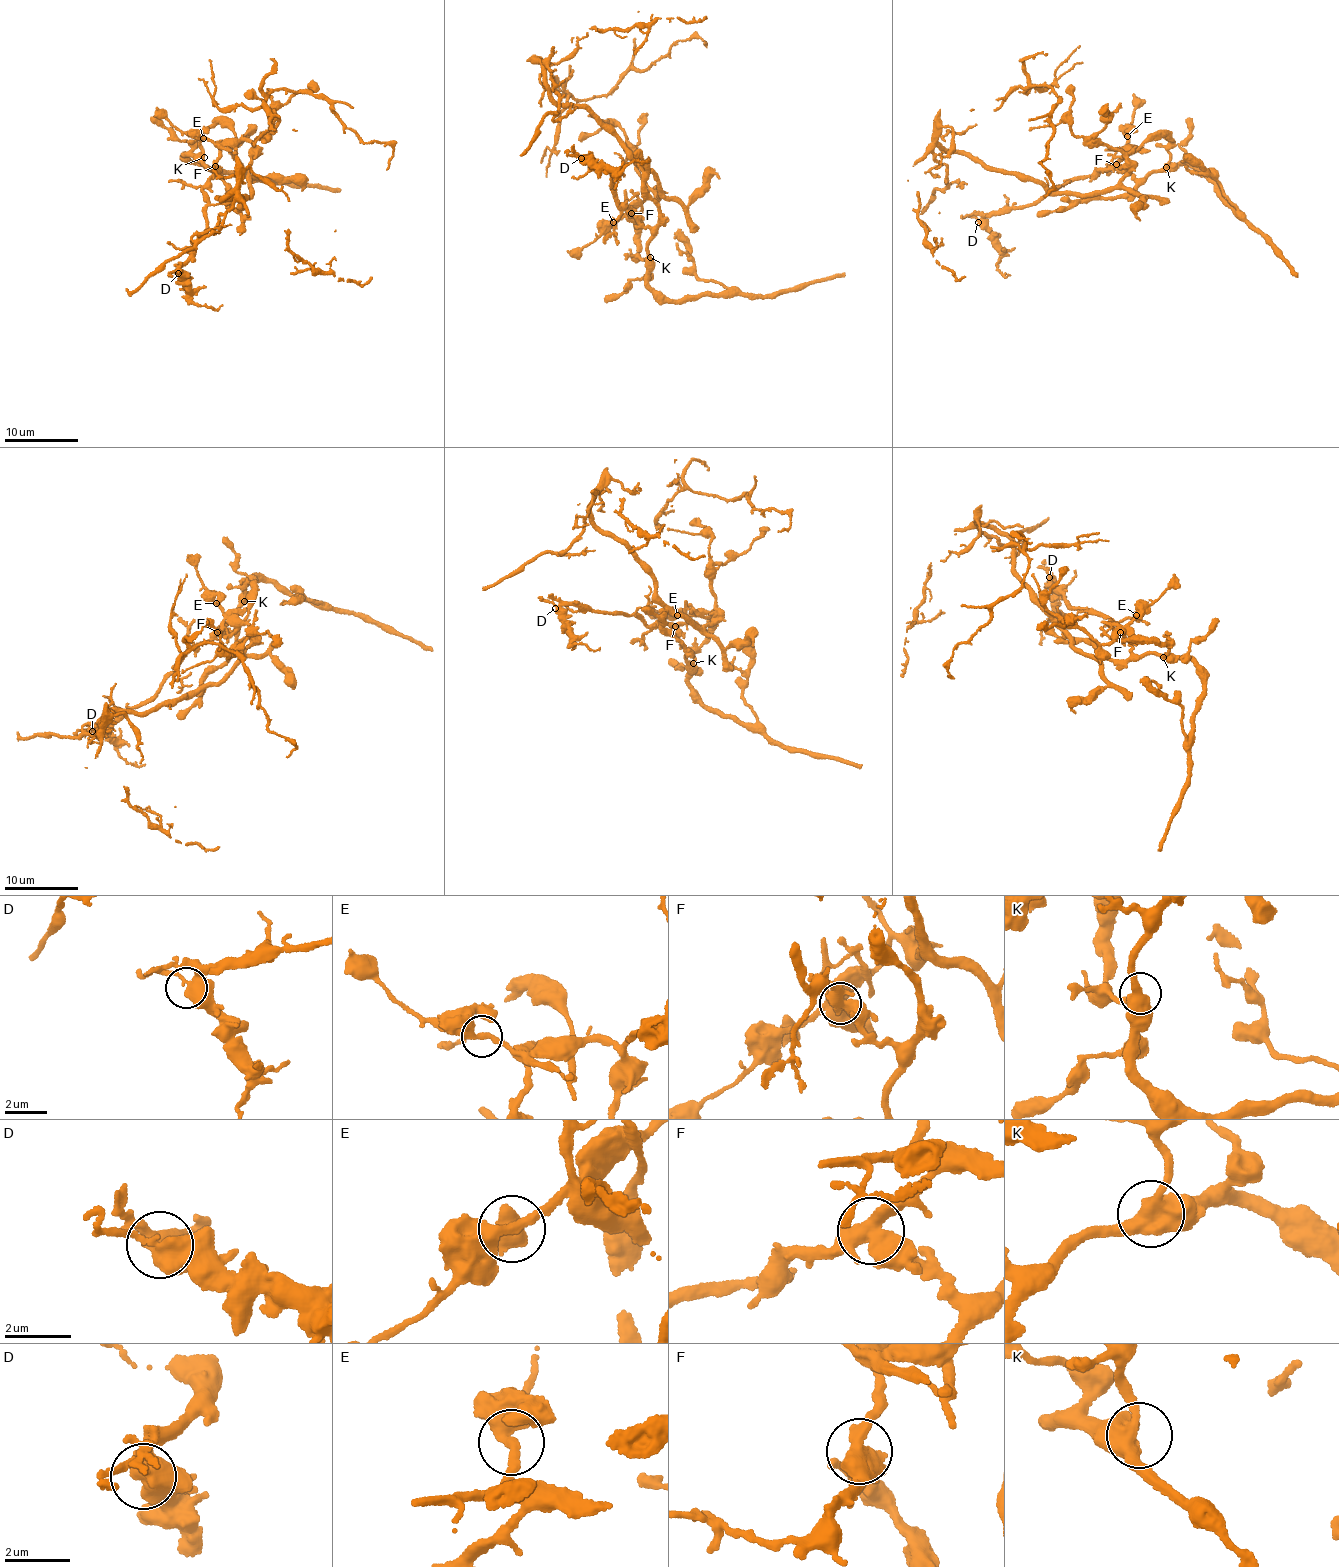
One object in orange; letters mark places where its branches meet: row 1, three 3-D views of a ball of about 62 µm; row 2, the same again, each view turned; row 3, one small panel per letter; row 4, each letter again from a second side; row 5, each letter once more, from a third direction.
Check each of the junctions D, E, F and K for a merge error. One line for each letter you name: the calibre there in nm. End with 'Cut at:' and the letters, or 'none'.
F: 460 nm thick
Cut at: F

